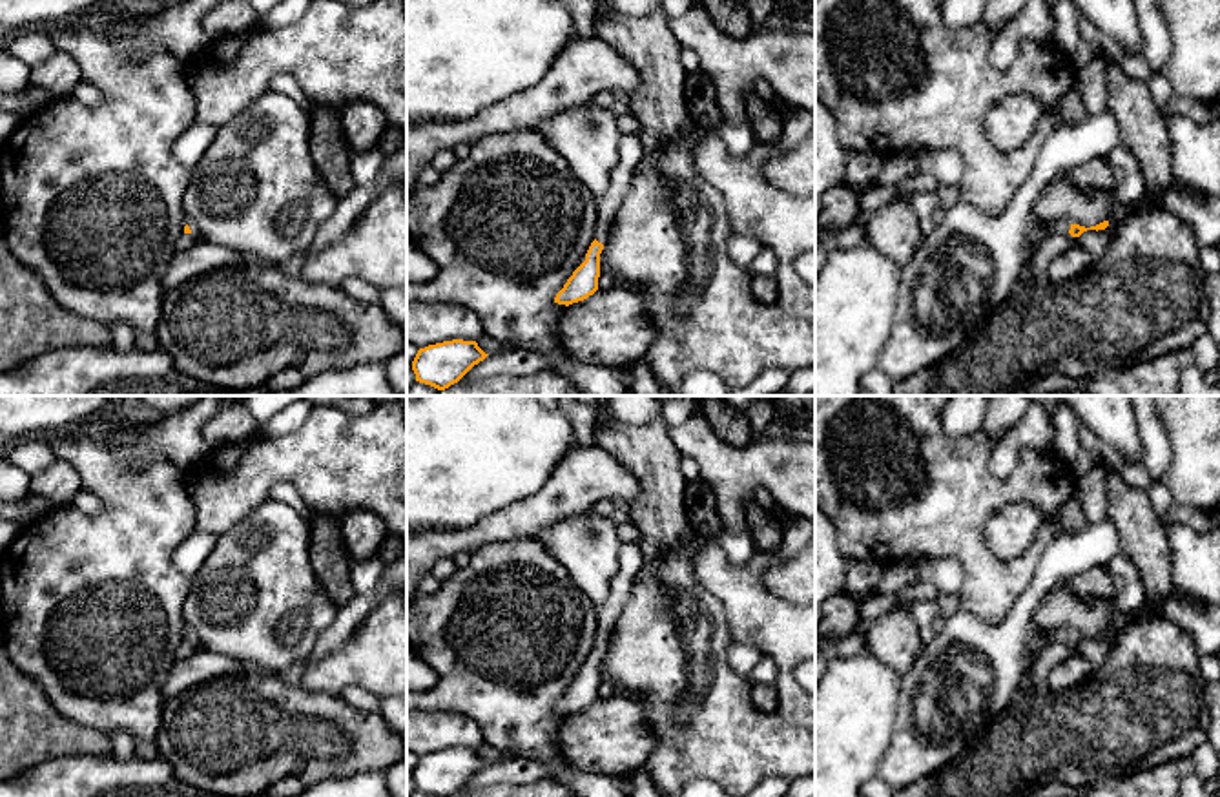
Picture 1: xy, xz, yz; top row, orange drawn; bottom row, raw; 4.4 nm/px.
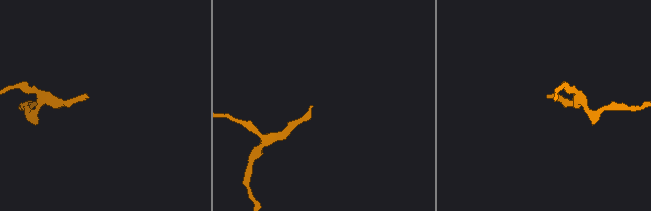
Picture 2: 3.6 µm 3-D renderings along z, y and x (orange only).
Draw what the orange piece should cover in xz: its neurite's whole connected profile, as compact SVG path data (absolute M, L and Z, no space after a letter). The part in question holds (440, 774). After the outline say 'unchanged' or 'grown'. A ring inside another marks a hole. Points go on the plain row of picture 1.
M452 748L419 757L412 779L416 790L449 797L487 764L476 750Z; unchanged

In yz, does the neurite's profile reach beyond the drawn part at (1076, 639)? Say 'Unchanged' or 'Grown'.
Grown

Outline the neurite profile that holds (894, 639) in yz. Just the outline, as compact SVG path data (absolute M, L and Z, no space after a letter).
M892 609L875 618L866 631L866 649L897 677L906 675L923 651L912 611Z

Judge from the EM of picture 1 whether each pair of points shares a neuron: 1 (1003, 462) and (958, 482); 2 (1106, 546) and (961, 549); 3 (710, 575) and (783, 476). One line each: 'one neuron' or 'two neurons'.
1: two neurons
2: two neurons
3: two neurons

